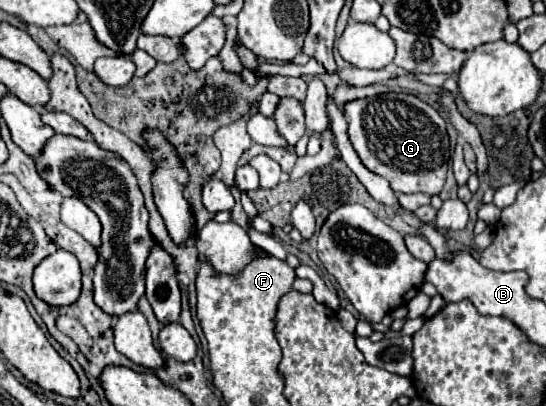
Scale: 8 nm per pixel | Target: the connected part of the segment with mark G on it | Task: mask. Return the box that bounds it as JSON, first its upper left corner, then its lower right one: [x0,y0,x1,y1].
[344,94,450,194]

